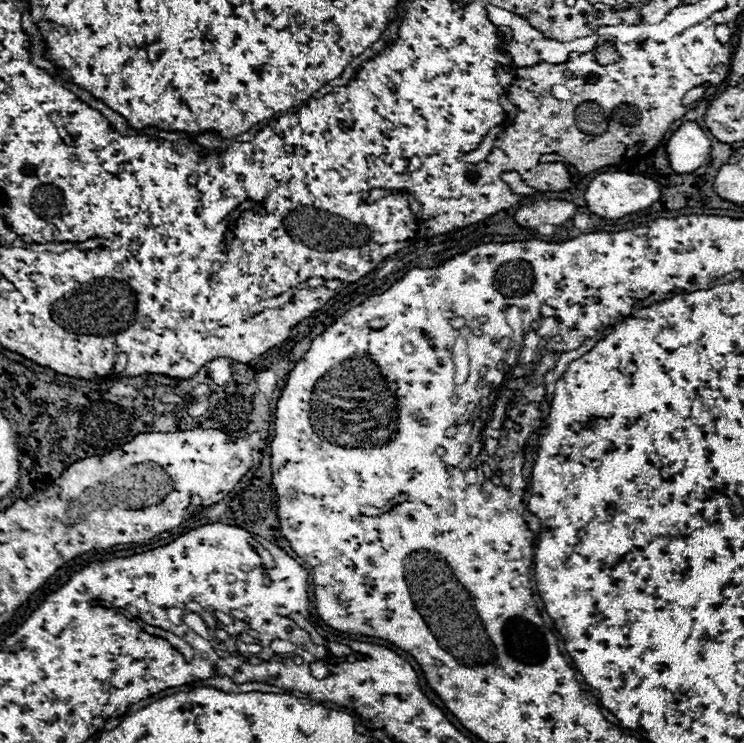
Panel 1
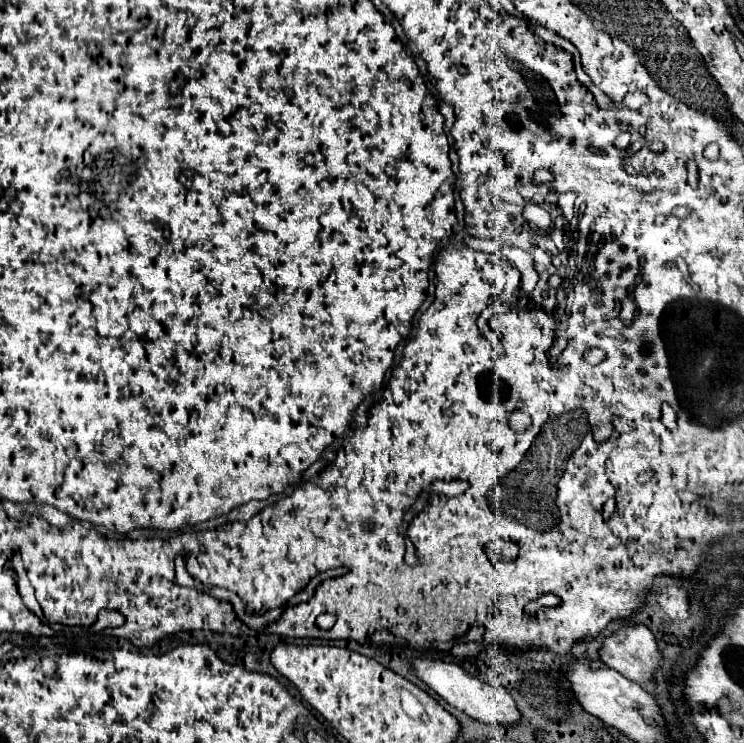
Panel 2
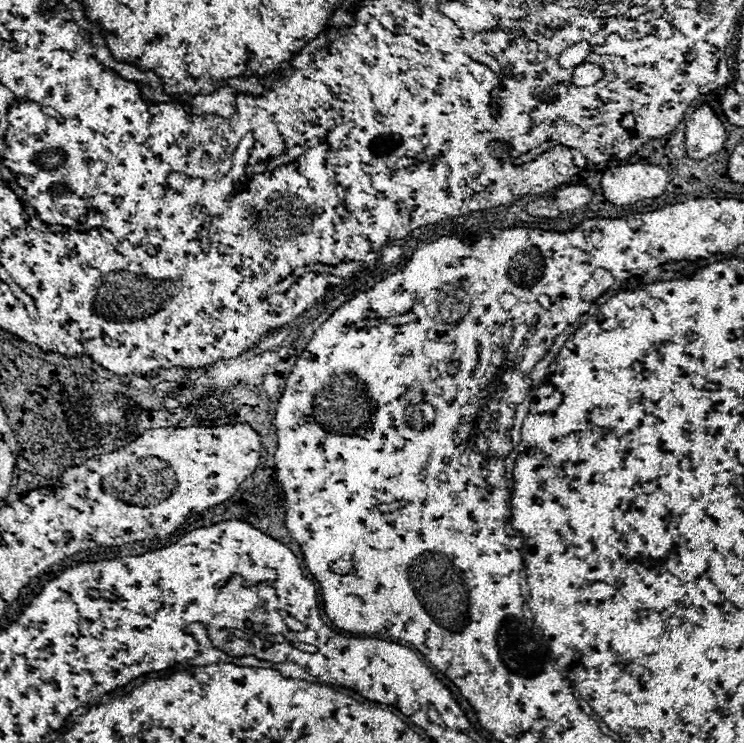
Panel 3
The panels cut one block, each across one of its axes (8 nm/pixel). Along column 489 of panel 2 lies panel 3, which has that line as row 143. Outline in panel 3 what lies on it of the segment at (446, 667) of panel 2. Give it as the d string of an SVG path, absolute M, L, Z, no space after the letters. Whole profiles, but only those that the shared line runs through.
M700 106L690 114L684 132L684 150L690 160L706 160L724 146L724 140L726 132L722 130L722 122L708 106Z

